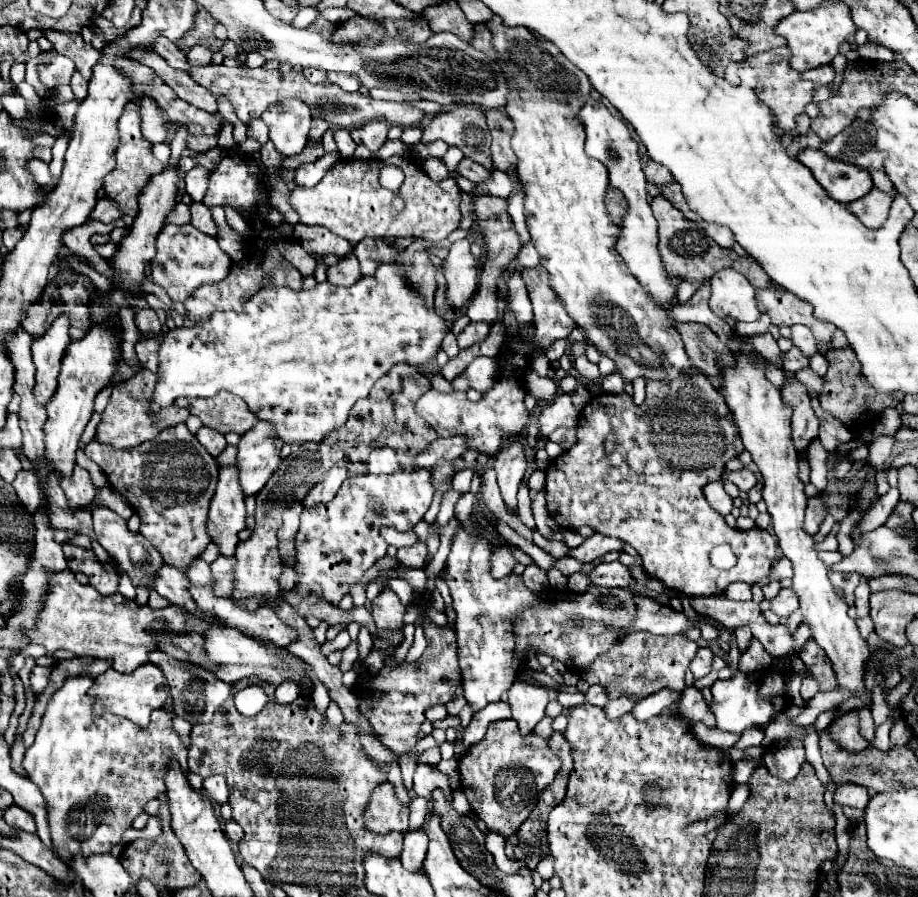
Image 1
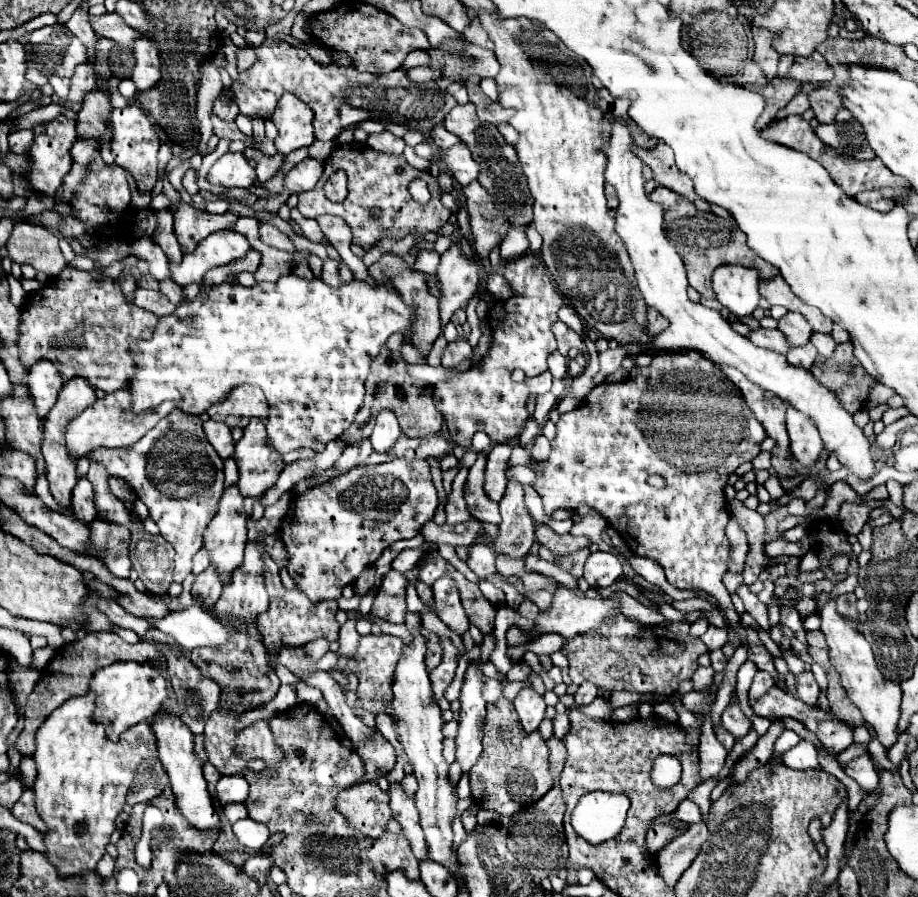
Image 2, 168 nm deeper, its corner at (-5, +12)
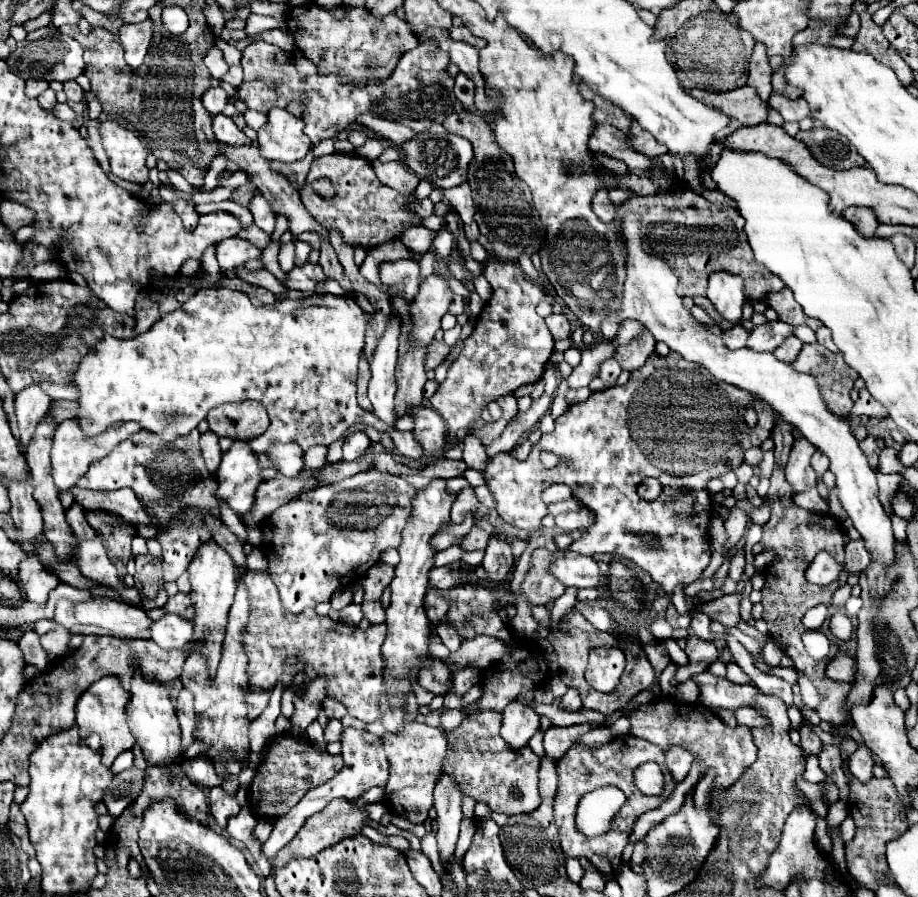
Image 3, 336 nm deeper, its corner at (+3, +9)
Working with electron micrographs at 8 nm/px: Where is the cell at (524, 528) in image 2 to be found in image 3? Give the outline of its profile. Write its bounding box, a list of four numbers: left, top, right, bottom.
[482,538,514,586]

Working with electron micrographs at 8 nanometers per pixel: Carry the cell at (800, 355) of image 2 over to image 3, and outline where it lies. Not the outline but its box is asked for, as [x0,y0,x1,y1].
[772,336,802,364]

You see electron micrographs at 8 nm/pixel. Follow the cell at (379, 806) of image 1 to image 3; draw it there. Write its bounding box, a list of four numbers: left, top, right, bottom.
[270,798,368,874]

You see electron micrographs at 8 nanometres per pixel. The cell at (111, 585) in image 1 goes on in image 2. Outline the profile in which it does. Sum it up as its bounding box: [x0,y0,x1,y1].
[90,519,130,577]

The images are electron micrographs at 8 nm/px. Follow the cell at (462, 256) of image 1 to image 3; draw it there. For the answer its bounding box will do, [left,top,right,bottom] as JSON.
[410,274,452,346]

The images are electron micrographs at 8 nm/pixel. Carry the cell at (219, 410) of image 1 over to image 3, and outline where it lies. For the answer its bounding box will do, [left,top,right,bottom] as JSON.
[208,400,270,440]

